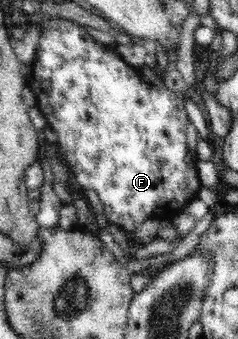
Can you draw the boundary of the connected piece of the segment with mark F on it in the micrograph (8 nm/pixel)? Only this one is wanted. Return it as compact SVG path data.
M52 17L50 20L43 19L41 32L42 36L40 36L38 52L36 52L35 61L31 65L32 72L28 80L28 87L32 92L32 99L35 101L36 107L40 108L42 115L48 120L48 126L52 126L52 130L58 132L51 143L57 145L62 151L62 159L69 166L75 185L81 190L94 190L98 194L100 202L102 202L104 208L103 216L105 216L108 226L117 226L130 238L134 234L134 230L140 227L140 224L148 218L158 218L160 221L172 219L188 205L192 198L198 197L202 187L198 177L196 161L191 159L190 150L186 143L185 127L189 122L189 117L183 108L183 101L168 88L154 88L144 81L139 74L138 68L132 67L130 63L125 62L113 47L97 42L88 34L88 30L84 25L63 18Z

